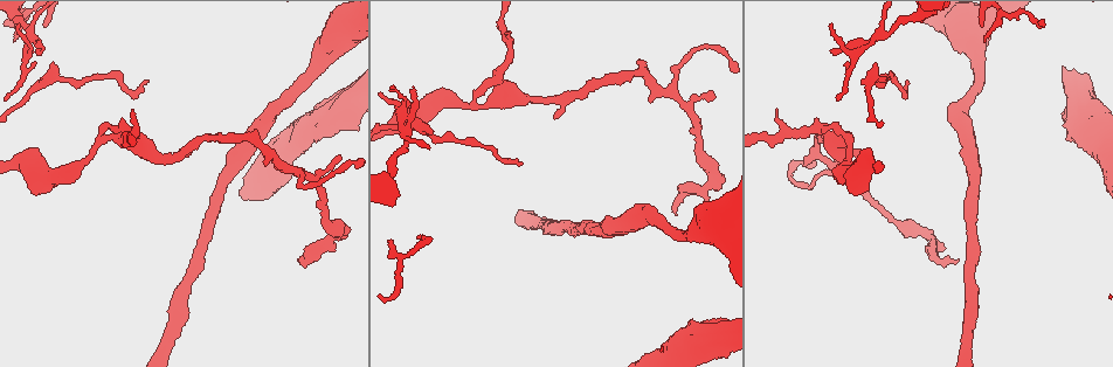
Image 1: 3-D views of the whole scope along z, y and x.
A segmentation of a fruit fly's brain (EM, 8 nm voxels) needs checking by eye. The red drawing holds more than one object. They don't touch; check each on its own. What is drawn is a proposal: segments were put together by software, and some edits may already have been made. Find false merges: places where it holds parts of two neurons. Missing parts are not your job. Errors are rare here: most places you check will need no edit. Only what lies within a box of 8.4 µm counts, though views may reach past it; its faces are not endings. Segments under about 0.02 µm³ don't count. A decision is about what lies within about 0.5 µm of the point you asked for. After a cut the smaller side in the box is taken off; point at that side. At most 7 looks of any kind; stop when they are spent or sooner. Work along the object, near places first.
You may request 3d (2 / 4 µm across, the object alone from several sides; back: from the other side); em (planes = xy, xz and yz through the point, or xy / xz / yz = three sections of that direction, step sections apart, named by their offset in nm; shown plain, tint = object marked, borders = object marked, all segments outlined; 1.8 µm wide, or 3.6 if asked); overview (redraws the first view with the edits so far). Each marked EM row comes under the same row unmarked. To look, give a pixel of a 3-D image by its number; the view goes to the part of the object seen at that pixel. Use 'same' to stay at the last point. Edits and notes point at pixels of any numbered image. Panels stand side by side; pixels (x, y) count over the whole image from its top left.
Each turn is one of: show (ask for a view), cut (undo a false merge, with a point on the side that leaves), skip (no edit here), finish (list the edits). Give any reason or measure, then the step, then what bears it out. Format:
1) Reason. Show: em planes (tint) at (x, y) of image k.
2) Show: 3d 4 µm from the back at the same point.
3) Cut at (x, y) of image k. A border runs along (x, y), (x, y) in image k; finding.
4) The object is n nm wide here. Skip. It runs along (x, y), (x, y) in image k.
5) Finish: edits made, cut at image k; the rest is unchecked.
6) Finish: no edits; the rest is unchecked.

Arms part here. Show: em 3.6 µm planes (tint) at (27, 163) of image 1.

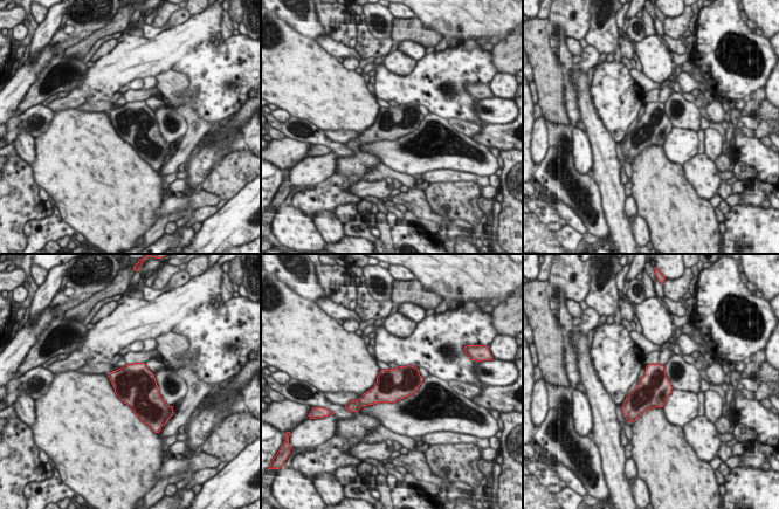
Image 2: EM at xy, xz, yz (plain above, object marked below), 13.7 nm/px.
The object is 440 nm wide here. Skip. Continuous, no second neuron.

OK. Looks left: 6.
Branch point. Show: 3d 2 µm at (880, 36) of image 1.

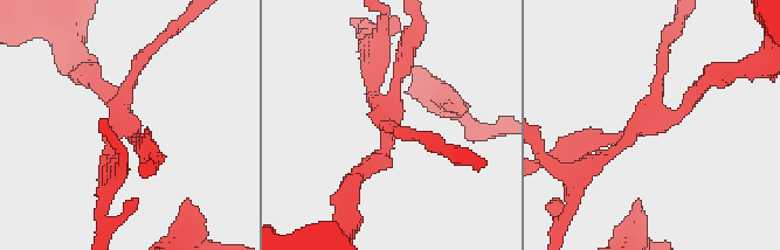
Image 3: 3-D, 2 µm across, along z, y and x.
Show: em 3.6 µm planes (tint) at (391, 126) of image 3.

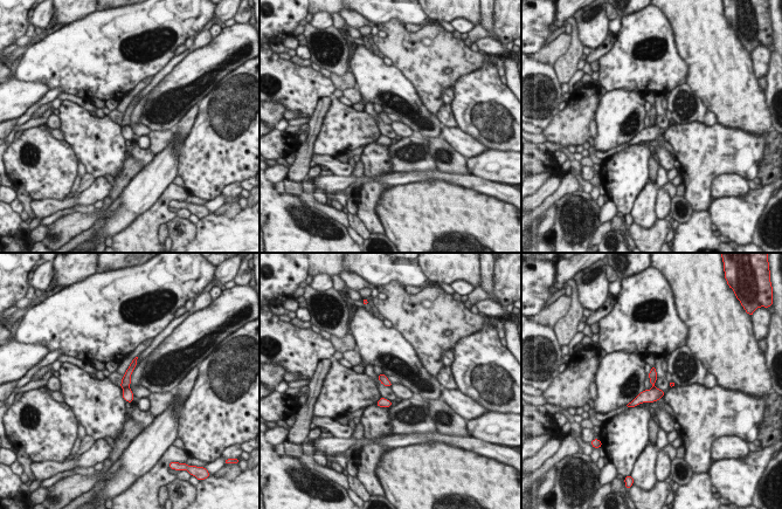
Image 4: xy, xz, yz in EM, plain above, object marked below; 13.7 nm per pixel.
Cut at (127, 394) of image 4. A border runs along (127, 386), (122, 387) in image 4; a second neuron is stuck on.

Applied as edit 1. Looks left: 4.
Show: overview.

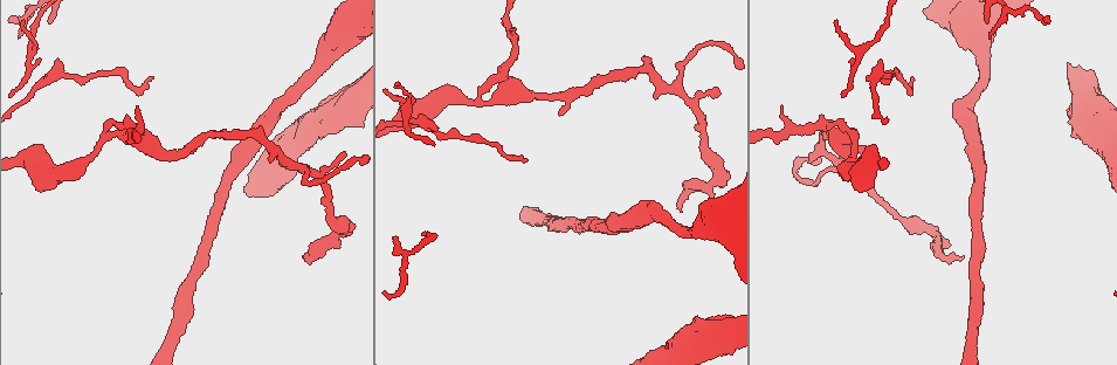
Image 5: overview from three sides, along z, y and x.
Sudden change in width. Show: 3d 4 µm at (847, 138) of image 5.

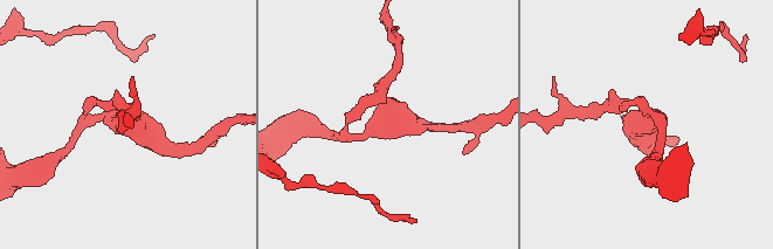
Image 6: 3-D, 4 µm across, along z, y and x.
Need the tissue. Show: em planes (tint) at (647, 120) of image 6.

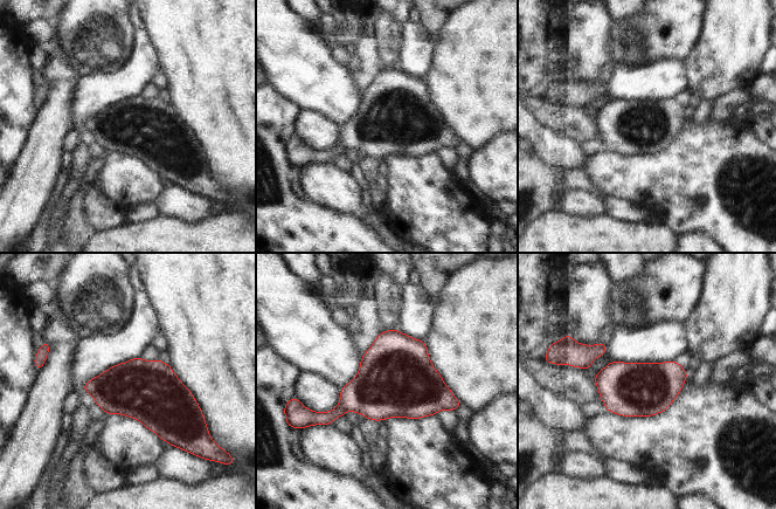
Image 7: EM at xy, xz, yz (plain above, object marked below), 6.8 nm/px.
The object is 360 nm wide here. Skip. Continuous, no second neuron.

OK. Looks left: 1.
Finish: edits made, cut at image 4; the rest is unchecked.

